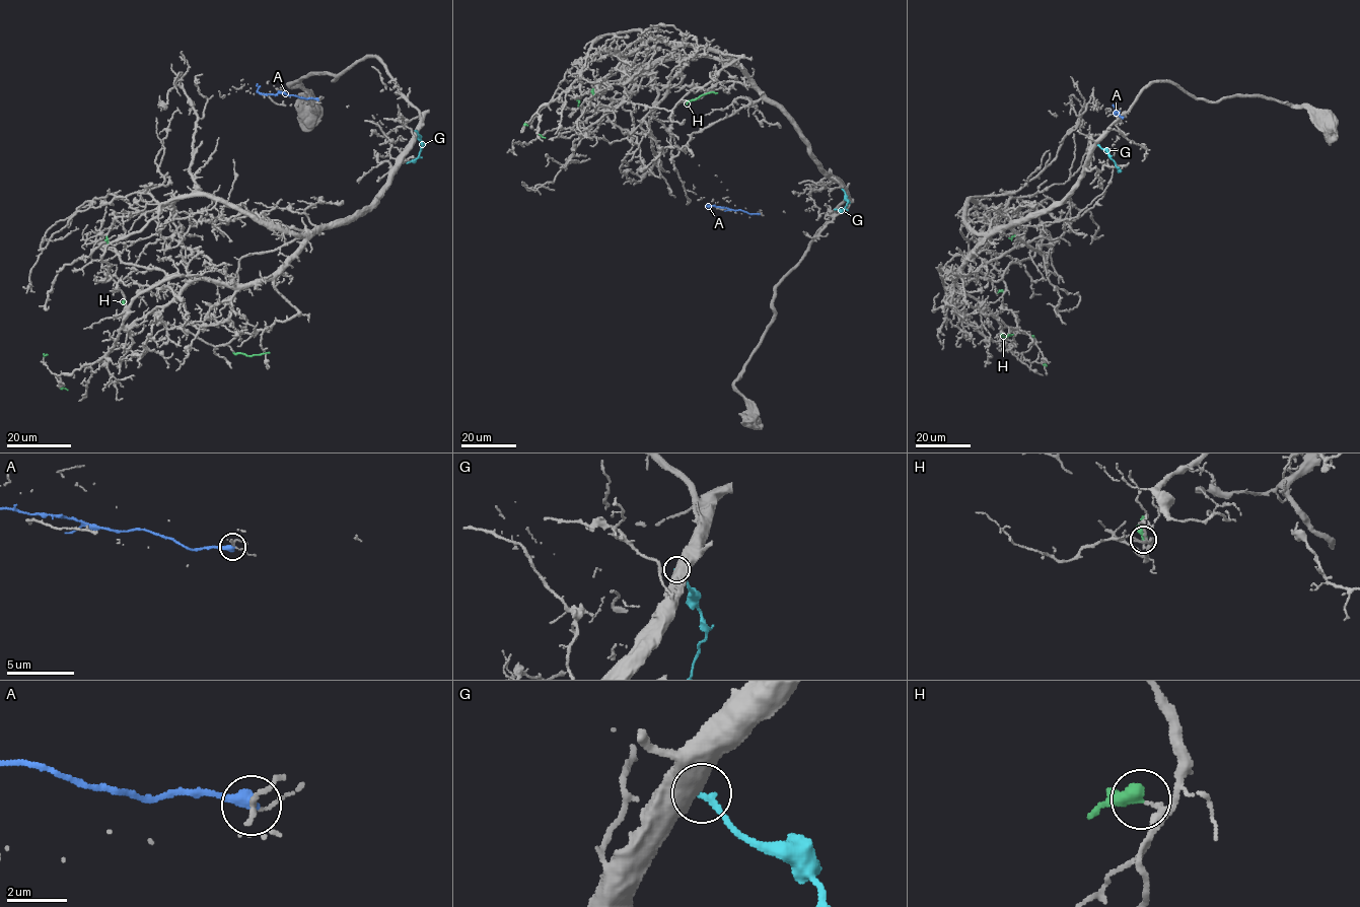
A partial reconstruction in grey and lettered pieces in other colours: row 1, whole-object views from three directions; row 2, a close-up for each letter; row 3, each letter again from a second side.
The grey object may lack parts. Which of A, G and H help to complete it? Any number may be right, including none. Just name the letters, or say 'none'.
none

